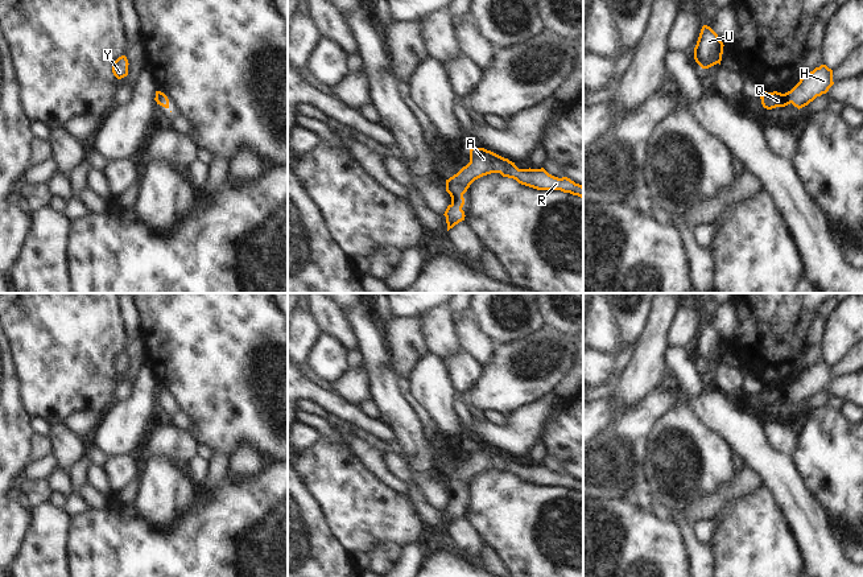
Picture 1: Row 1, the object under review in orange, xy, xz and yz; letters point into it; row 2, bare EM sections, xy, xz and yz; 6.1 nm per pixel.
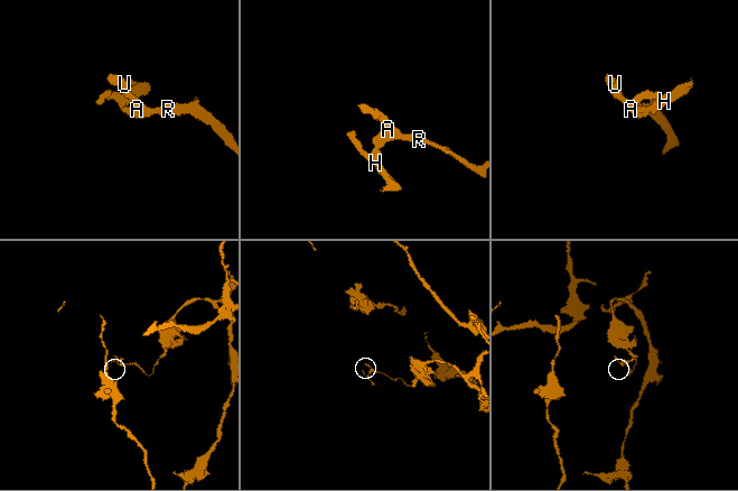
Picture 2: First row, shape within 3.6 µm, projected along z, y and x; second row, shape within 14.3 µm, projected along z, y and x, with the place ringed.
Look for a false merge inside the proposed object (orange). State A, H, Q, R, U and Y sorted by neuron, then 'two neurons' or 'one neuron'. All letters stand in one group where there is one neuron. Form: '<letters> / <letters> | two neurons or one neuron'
A H Q R U Y | one neuron

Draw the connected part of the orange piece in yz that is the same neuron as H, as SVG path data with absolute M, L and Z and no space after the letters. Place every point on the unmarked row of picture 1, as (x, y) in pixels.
M821 360L813 367L804 370L790 387L785 390L764 387L760 395L763 403L767 405L785 403L790 399L800 405L813 397L817 392L826 390L833 380L833 366L826 360Z

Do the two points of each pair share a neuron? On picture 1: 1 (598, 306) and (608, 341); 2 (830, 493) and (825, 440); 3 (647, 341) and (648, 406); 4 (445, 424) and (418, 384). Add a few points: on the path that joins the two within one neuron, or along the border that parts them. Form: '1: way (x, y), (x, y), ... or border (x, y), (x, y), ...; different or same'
1: way (599, 314), (601, 333); same
2: way (830, 479), (830, 453); same
3: border (663, 379), (624, 412); different
4: way (442, 415), (438, 404), (428, 394); same

